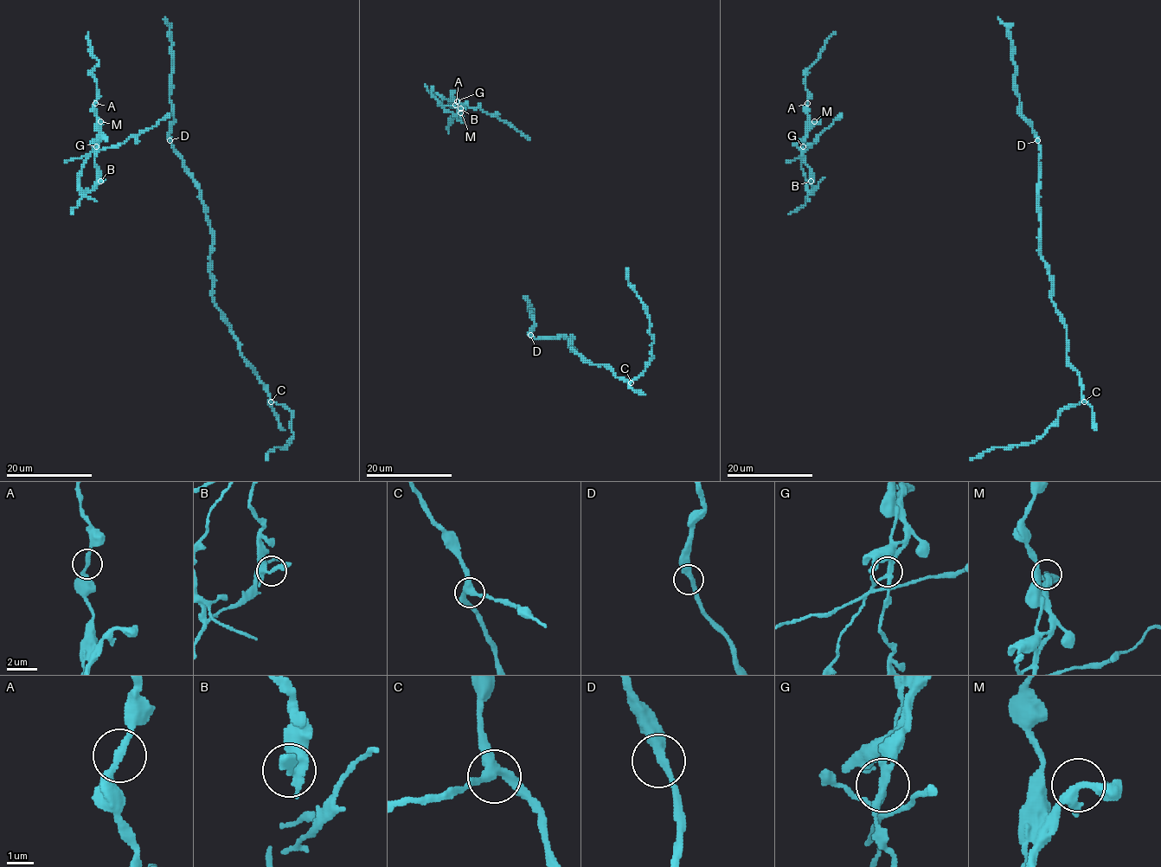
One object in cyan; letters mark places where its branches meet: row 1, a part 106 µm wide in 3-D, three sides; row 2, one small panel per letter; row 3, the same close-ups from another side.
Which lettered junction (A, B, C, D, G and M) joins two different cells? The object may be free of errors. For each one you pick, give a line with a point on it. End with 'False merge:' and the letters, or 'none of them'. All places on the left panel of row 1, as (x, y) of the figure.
G: at (96, 146)
False merge: G

